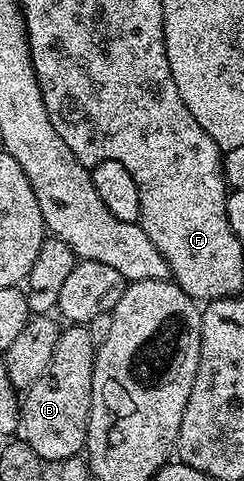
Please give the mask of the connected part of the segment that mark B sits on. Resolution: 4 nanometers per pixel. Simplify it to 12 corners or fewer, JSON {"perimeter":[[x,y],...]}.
{"perimeter":[[64,326],[22,396],[21,439],[44,464],[86,448],[95,348]]}

